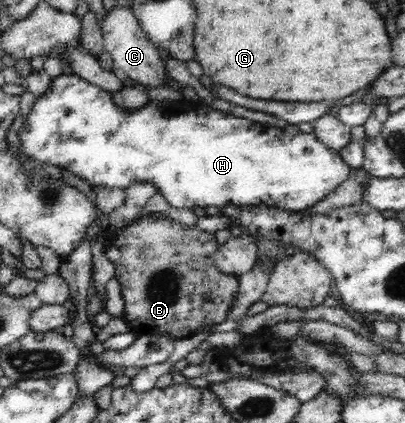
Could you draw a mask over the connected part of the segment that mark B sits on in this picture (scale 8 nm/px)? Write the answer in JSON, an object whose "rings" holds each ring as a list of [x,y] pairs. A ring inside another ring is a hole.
{"rings":[[[145,214],[137,220],[133,220],[127,225],[127,227],[120,228],[117,231],[114,244],[121,252],[120,258],[114,263],[115,271],[114,277],[120,283],[121,295],[124,301],[124,309],[122,313],[122,319],[130,326],[132,331],[135,331],[139,335],[163,335],[169,338],[186,338],[192,334],[202,331],[205,325],[211,326],[214,323],[221,324],[228,319],[231,306],[234,305],[234,299],[238,297],[238,278],[234,275],[227,275],[217,269],[214,261],[214,255],[217,253],[219,243],[216,240],[216,236],[207,231],[201,231],[196,225],[187,226],[179,222],[174,222],[165,215],[153,215]]]}

